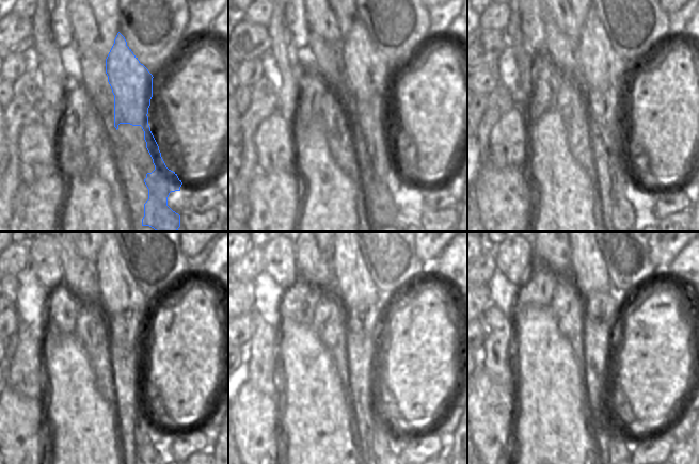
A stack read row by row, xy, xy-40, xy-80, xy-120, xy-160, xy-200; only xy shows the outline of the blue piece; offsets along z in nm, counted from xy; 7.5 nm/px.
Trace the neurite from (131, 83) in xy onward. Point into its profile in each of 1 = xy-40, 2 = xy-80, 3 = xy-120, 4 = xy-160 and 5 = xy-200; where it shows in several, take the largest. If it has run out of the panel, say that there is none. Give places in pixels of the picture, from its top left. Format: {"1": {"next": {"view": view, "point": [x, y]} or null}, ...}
{"1": {"next": {"view": "xy-40", "point": [367, 76]}}, "2": {"next": {"view": "xy-80", "point": [601, 67]}}, "3": {"next": {"view": "xy-120", "point": [118, 291]}}, "4": {"next": {"view": "xy-160", "point": [355, 287]}}, "5": {"next": {"view": "xy-200", "point": [590, 275]}}}

